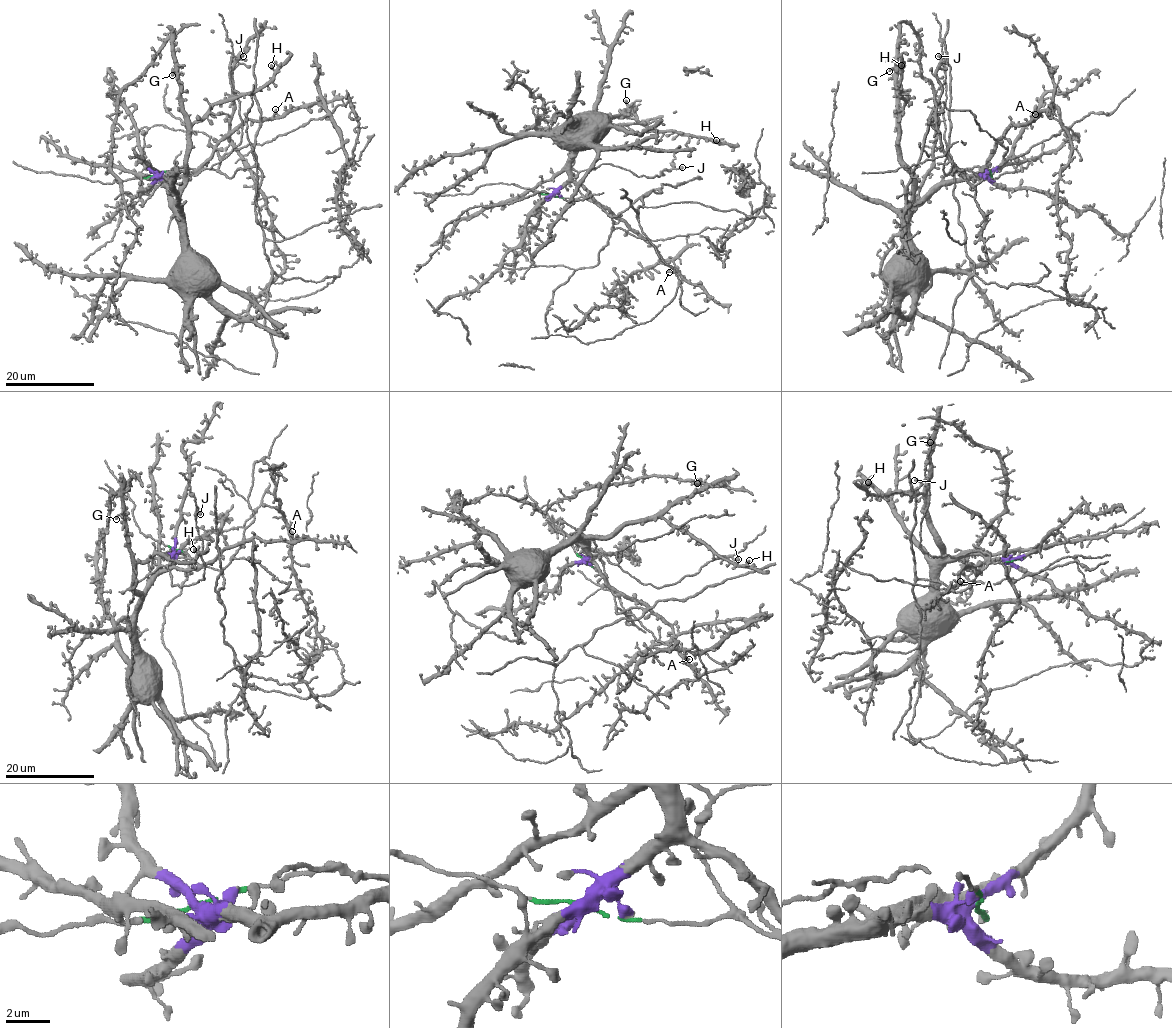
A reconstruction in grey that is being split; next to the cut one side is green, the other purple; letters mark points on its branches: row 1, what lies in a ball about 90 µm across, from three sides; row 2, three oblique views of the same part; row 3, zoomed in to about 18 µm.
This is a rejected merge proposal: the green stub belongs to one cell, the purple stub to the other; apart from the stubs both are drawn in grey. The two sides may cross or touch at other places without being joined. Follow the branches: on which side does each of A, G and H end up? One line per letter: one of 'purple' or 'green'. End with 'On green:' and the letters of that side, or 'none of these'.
A: purple
G: purple
H: purple
On green: none of these

